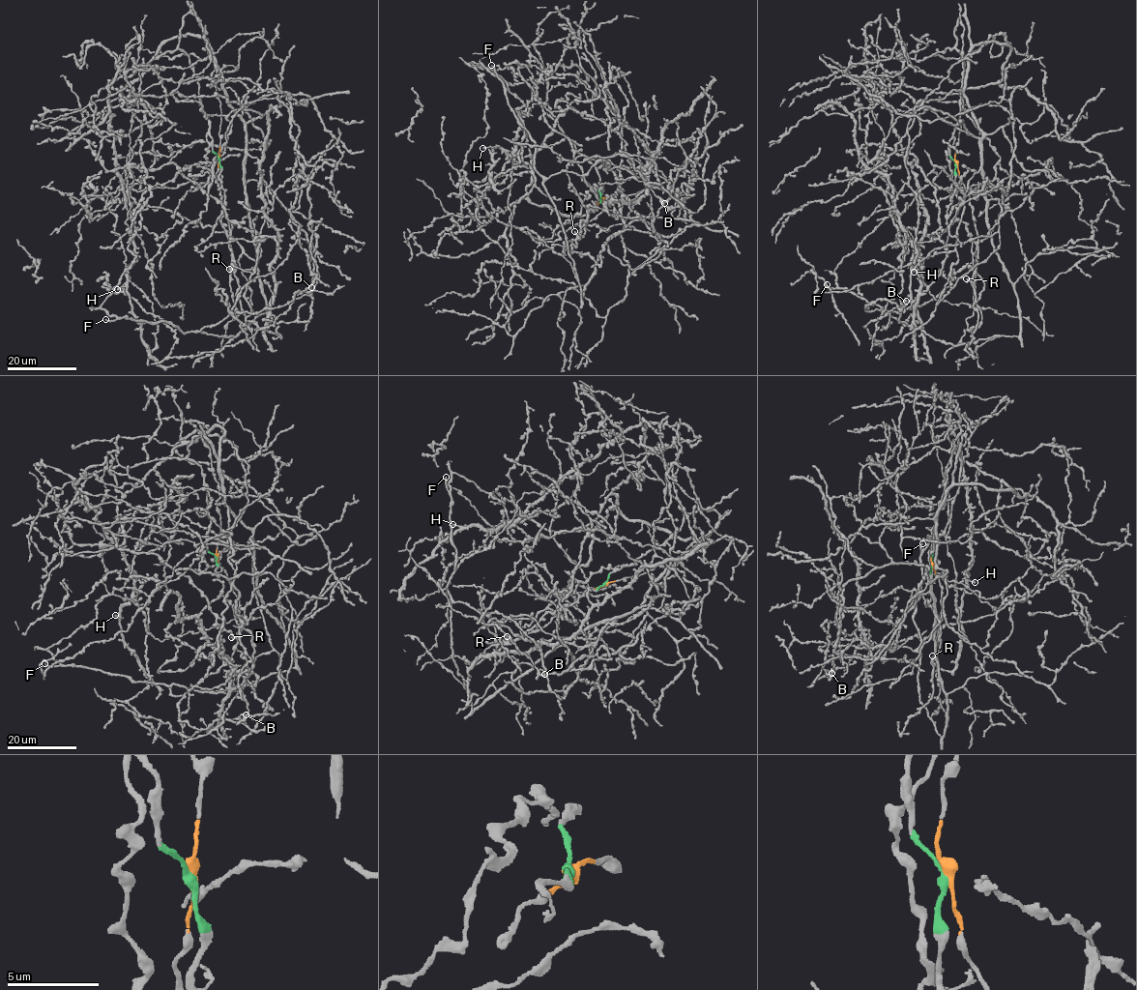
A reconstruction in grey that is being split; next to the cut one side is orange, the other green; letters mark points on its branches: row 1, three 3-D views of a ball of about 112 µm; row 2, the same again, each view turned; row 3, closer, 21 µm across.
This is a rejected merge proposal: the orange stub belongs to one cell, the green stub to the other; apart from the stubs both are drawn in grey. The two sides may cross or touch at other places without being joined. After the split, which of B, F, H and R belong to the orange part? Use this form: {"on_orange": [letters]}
{"on_orange": ["R"]}

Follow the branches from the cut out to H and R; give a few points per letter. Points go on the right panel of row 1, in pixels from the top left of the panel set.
H: (956, 163), (963, 15), (981, 136), (899, 114), (880, 63), (867, 130), (854, 94), (915, 178), (915, 272)
R: (956, 163), (978, 236), (975, 280), (966, 278)

